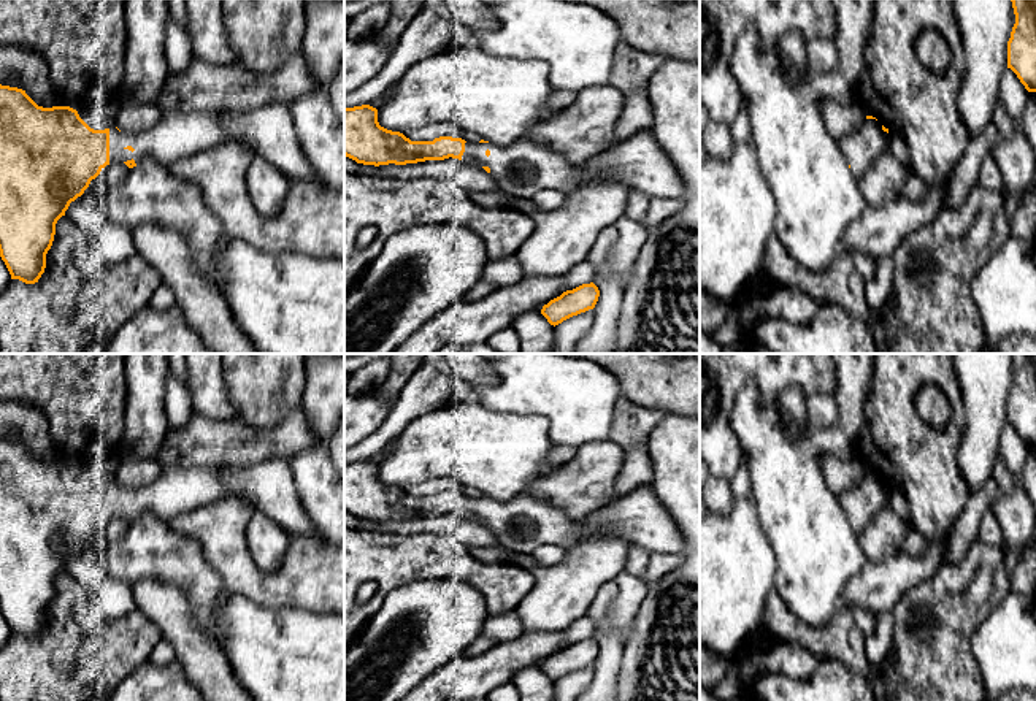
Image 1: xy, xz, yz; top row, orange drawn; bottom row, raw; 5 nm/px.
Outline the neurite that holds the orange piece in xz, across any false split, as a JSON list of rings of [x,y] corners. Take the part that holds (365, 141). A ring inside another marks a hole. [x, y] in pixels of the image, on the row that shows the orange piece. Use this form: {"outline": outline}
{"outline": [[[362,105],[344,108],[344,155],[374,167],[452,157],[482,167],[503,193],[522,198],[531,198],[543,189],[557,189],[566,195],[600,179],[641,190],[650,198],[681,200],[685,192],[679,171],[650,130],[600,149],[579,167],[528,136],[508,146],[452,136],[411,141],[400,132],[381,127],[378,109]]]}

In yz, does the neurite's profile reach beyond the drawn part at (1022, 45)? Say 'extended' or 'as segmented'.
as segmented

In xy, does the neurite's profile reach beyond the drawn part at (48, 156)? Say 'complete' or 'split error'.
split error

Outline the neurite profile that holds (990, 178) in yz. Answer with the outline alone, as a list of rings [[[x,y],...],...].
[[[992,151],[985,155],[982,162],[979,171],[979,186],[987,190],[993,190],[995,193],[1004,195],[1004,179]]]

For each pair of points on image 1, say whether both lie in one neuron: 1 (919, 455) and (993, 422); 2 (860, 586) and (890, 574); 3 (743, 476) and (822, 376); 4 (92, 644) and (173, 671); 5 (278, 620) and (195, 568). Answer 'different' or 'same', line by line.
1: different
2: same
3: different
4: different
5: same

